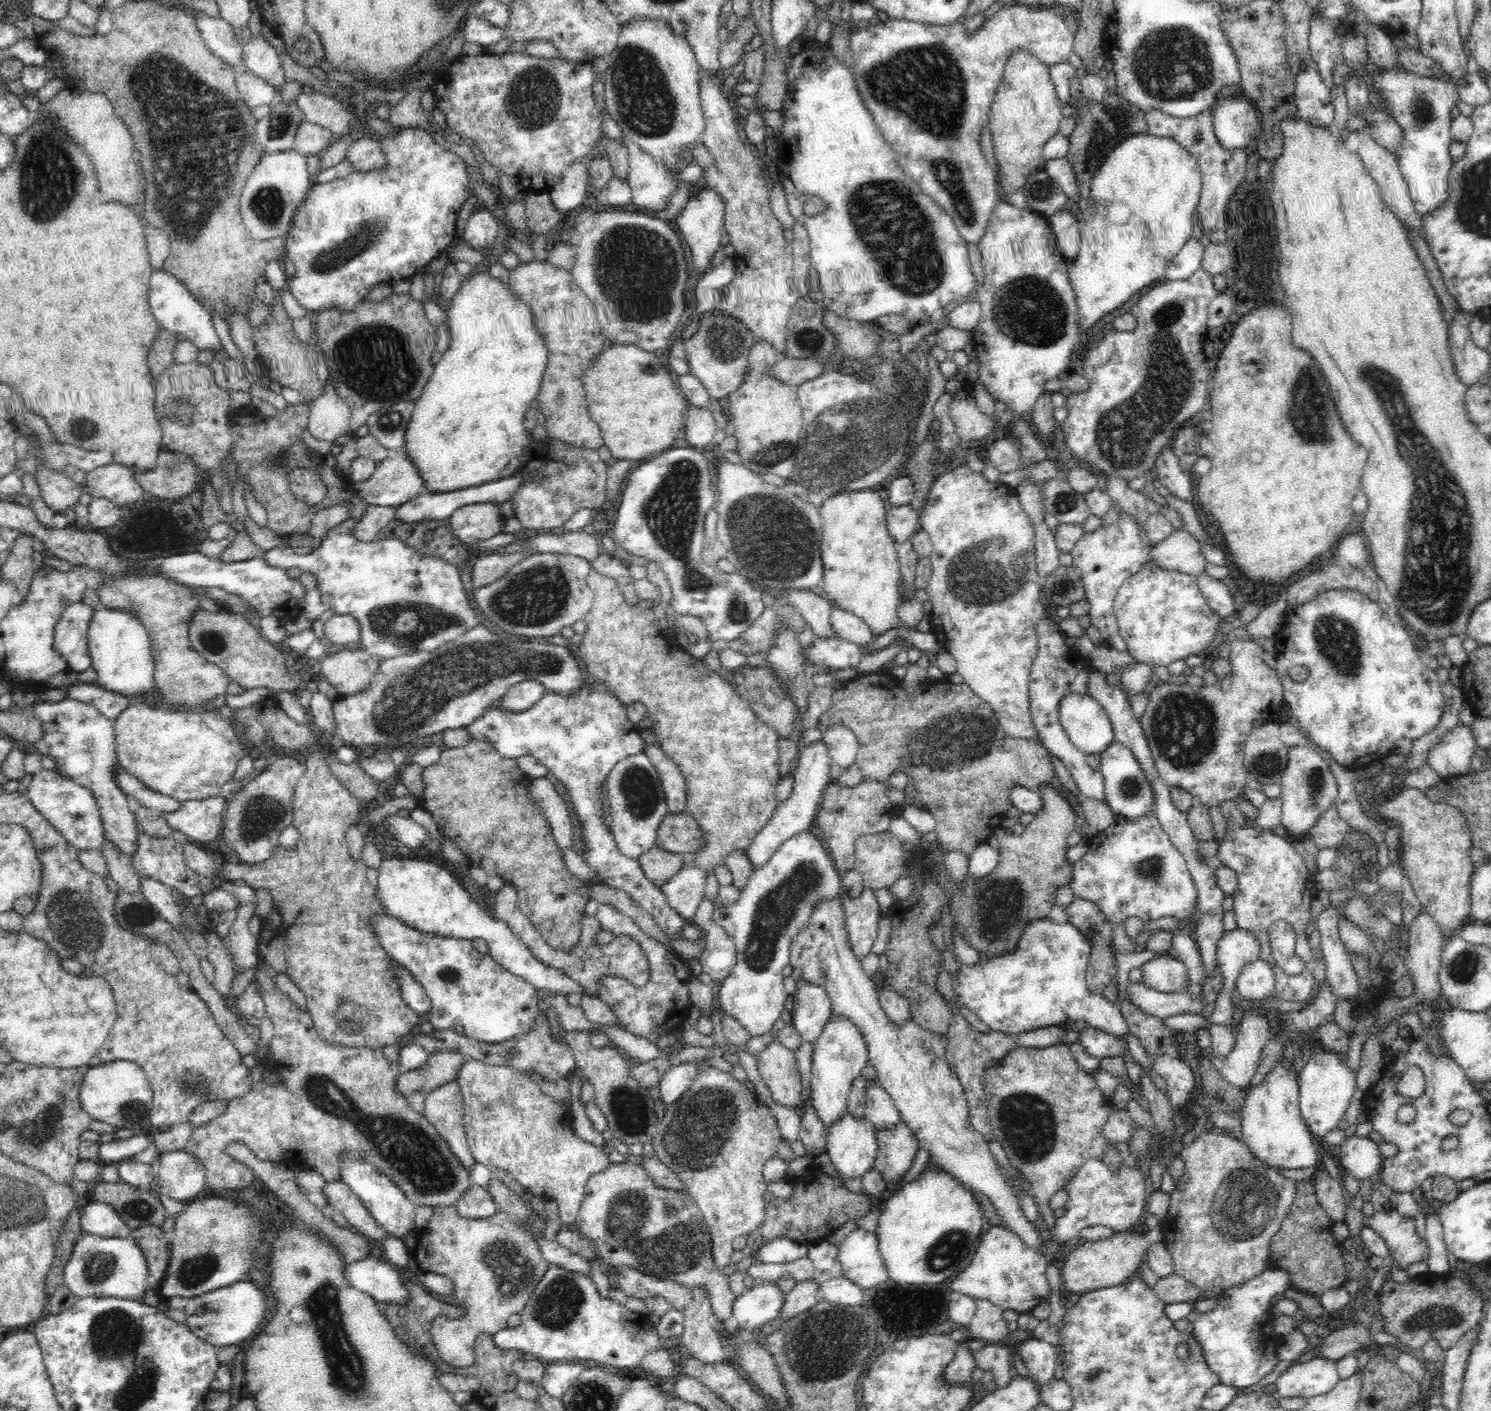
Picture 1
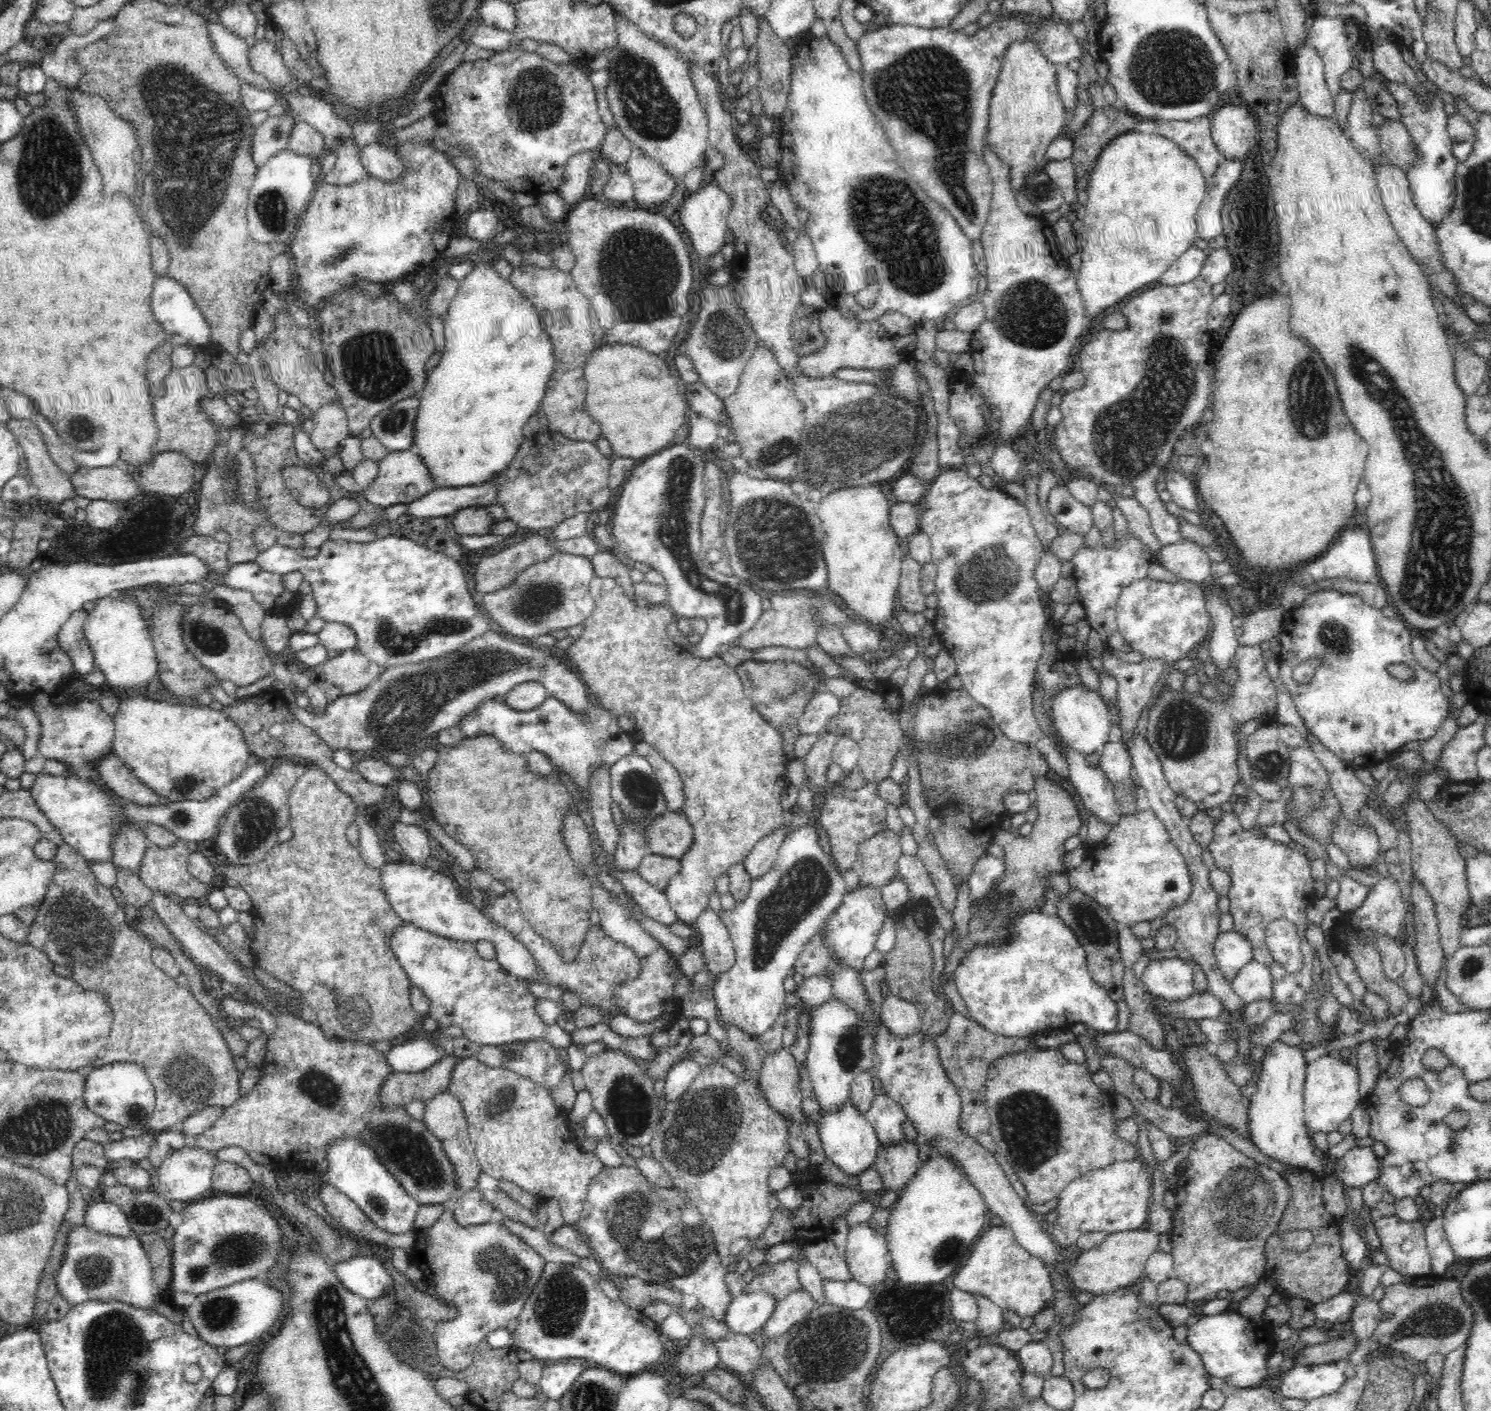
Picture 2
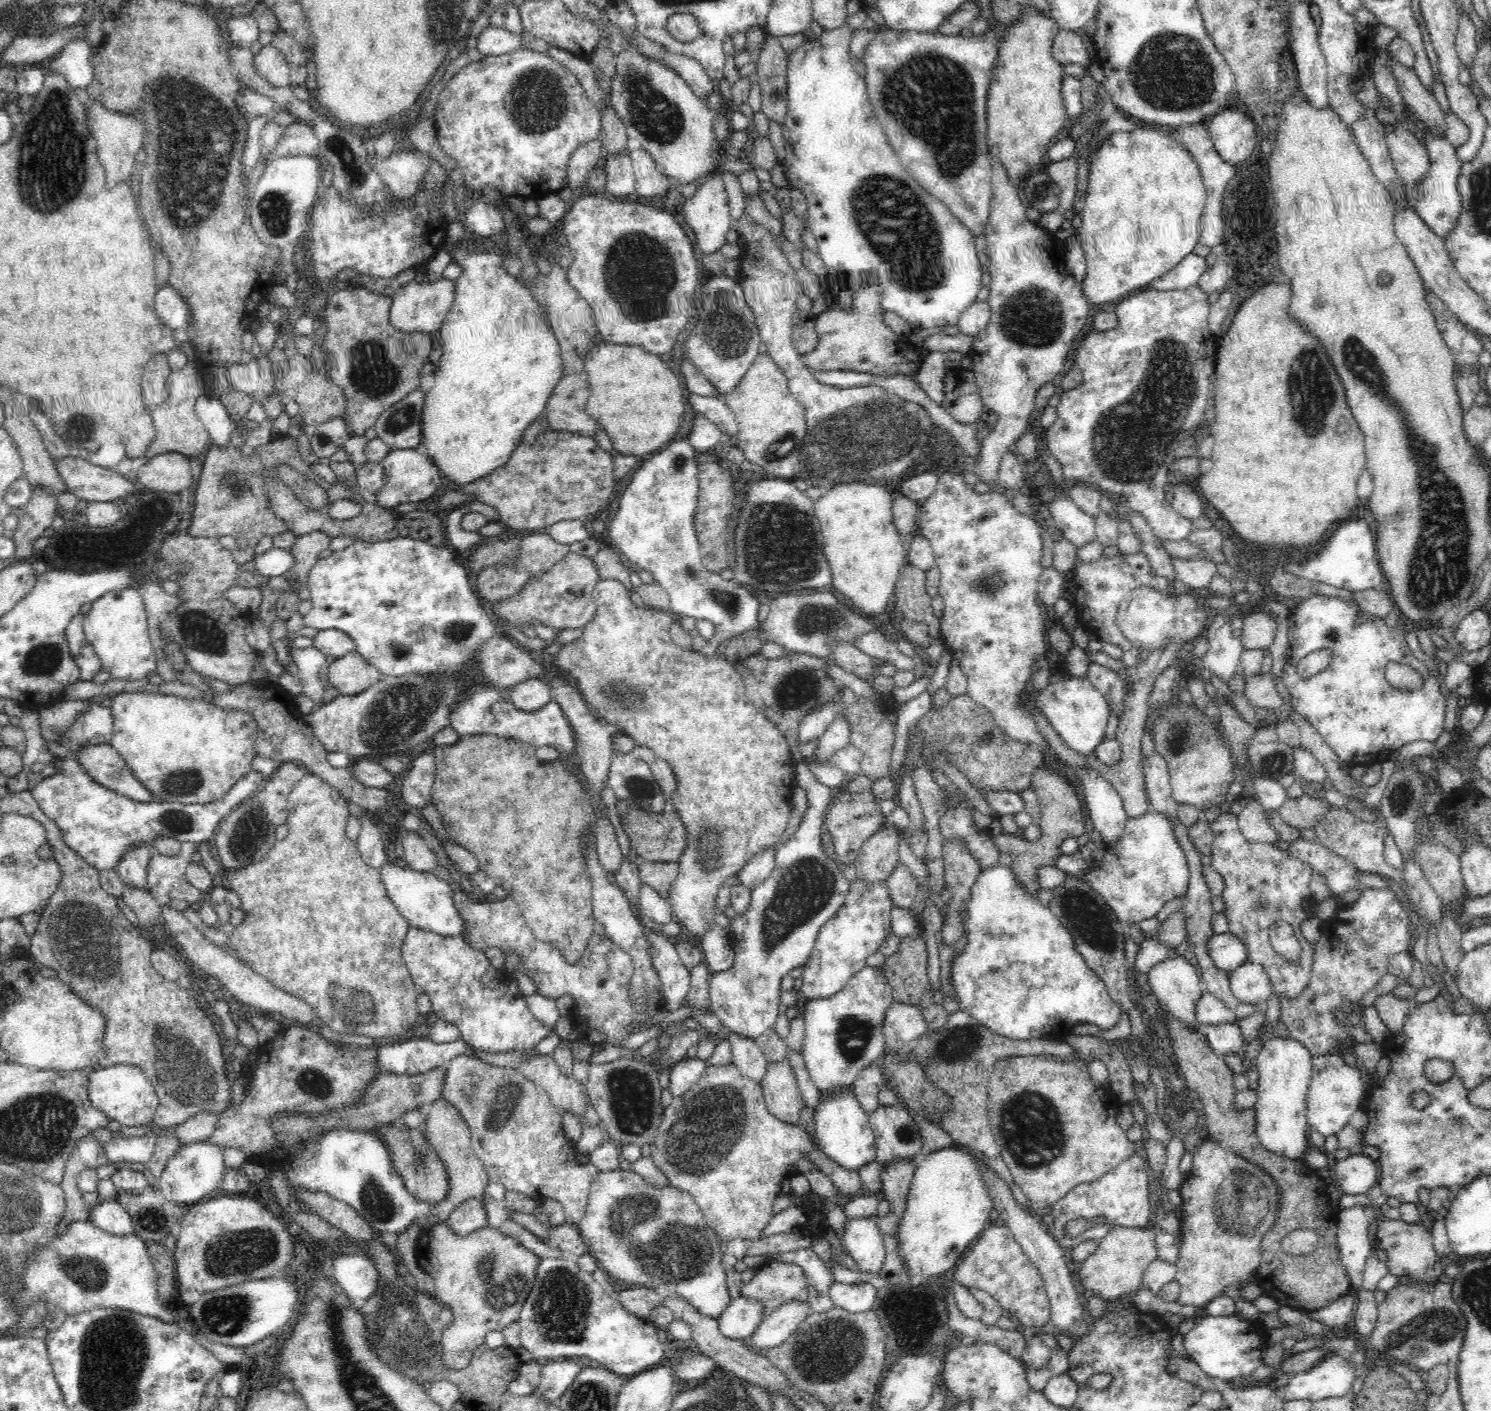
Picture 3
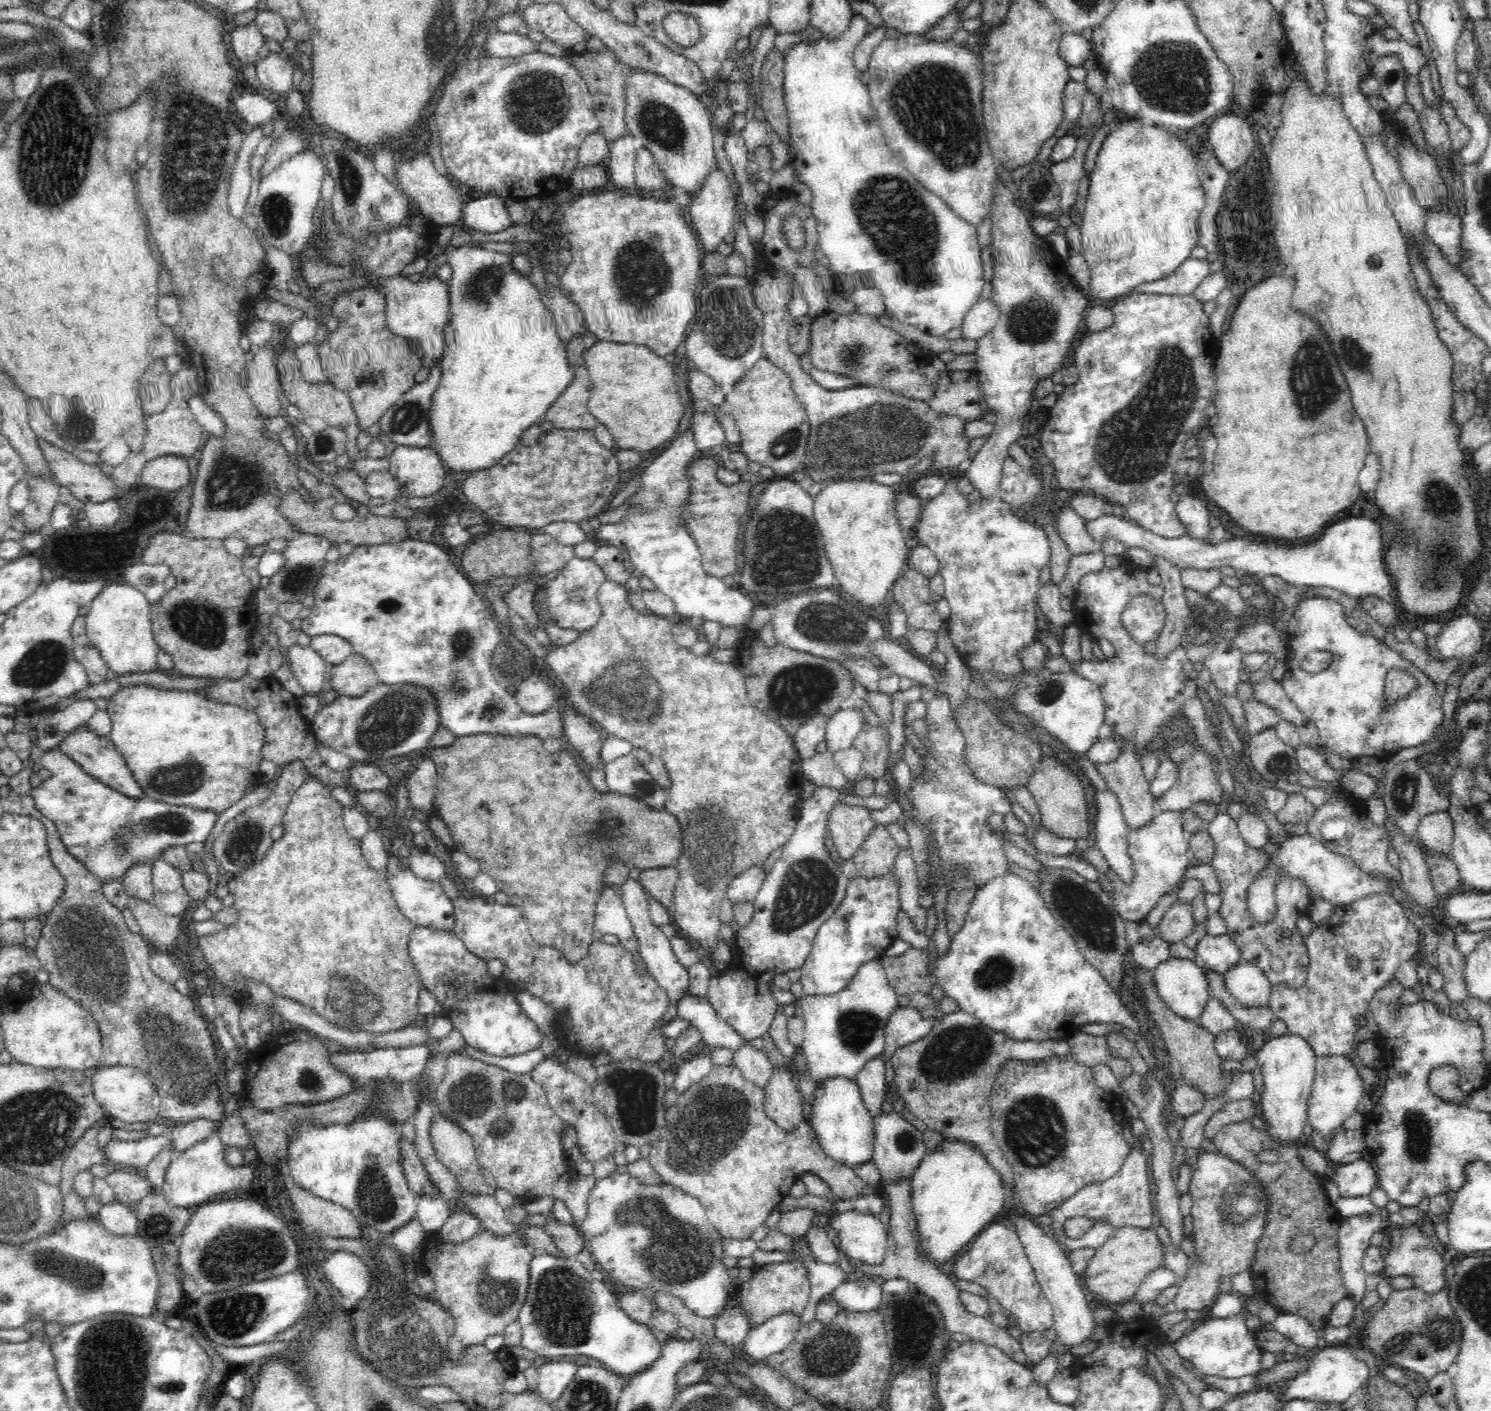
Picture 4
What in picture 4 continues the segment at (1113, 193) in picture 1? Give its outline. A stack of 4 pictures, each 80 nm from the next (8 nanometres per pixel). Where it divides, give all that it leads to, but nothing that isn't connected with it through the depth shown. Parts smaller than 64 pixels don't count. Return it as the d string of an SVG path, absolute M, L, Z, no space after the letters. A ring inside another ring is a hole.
M1130 118L1130 120L1122 120L1120 127L1112 130L1107 135L1099 150L1095 168L1089 175L1088 196L1080 226L1081 244L1084 249L1083 256L1091 271L1090 294L1092 296L1102 298L1102 300L1110 300L1110 298L1116 298L1116 296L1128 295L1132 290L1137 291L1138 287L1144 283L1155 282L1173 274L1185 259L1191 258L1190 254L1199 240L1198 219L1206 204L1206 195L1200 175L1196 155L1192 154L1192 150L1188 149L1188 146L1180 141L1180 138L1176 138L1175 132L1171 129L1156 125L1144 125L1142 121Z

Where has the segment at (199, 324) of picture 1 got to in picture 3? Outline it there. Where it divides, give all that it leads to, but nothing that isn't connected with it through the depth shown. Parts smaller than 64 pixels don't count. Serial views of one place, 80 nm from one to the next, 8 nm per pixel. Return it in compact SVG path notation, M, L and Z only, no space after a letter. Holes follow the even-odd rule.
M170 284L156 290L155 314L162 324L172 330L177 328L187 330L192 321L192 311L188 309L188 303Z

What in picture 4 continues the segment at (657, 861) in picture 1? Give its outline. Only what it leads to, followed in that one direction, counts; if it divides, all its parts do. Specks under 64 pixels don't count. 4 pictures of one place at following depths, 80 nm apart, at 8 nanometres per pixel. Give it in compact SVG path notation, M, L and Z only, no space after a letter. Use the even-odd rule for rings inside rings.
M677 866L652 867L640 872L640 881L652 897L672 911L673 890L679 877Z

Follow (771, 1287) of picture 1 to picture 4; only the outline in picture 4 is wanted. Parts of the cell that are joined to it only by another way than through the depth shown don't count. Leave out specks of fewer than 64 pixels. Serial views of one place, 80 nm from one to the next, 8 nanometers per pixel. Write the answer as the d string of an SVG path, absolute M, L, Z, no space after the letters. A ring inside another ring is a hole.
M737 1302L734 1308L725 1308L715 1319L714 1339L728 1347L738 1347L752 1328L749 1312L745 1312Z

